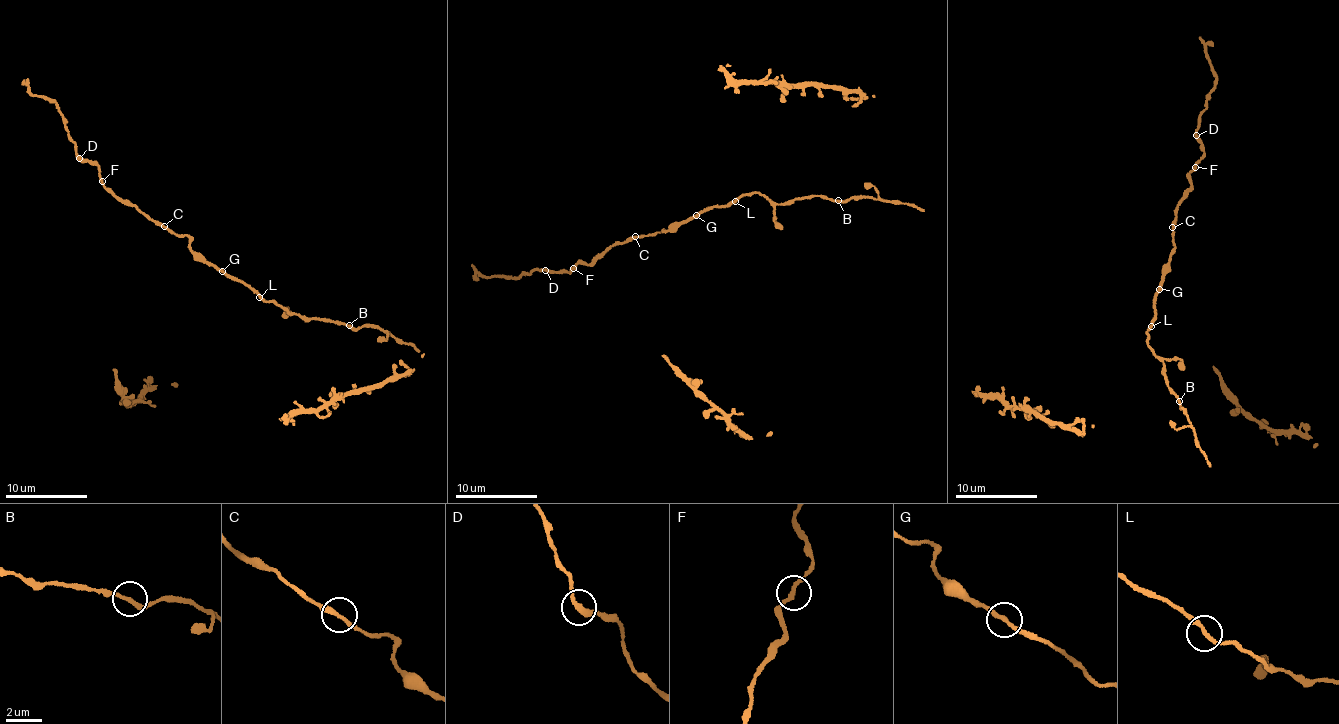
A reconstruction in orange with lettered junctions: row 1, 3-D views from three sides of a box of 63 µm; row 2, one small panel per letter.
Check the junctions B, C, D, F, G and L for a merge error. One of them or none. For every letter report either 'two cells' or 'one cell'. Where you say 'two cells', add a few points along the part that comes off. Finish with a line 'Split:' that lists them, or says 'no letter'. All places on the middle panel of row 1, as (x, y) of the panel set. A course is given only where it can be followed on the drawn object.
B: one cell
C: one cell
D: one cell
F: one cell
G: one cell
L: one cell
Split: no letter

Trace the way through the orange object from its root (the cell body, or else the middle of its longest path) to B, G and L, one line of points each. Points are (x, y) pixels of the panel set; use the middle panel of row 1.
B: (775, 203), (784, 204), (813, 195), (838, 200)
G: (775, 203), (756, 193), (696, 215)
L: (775, 203), (758, 193), (735, 201)

